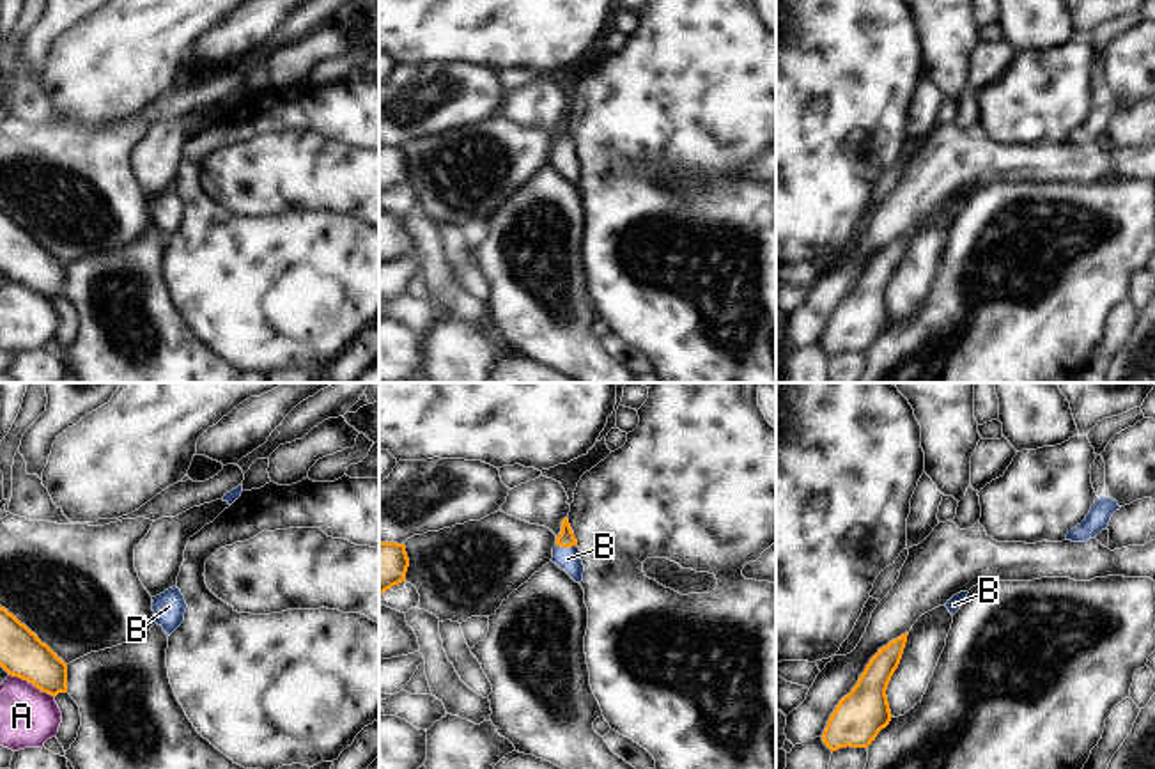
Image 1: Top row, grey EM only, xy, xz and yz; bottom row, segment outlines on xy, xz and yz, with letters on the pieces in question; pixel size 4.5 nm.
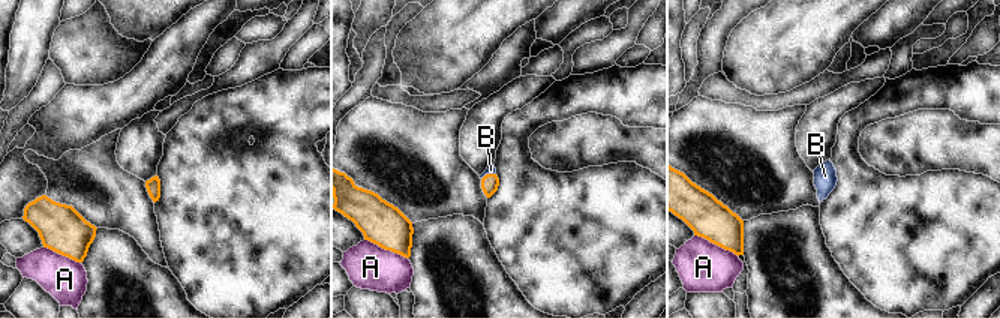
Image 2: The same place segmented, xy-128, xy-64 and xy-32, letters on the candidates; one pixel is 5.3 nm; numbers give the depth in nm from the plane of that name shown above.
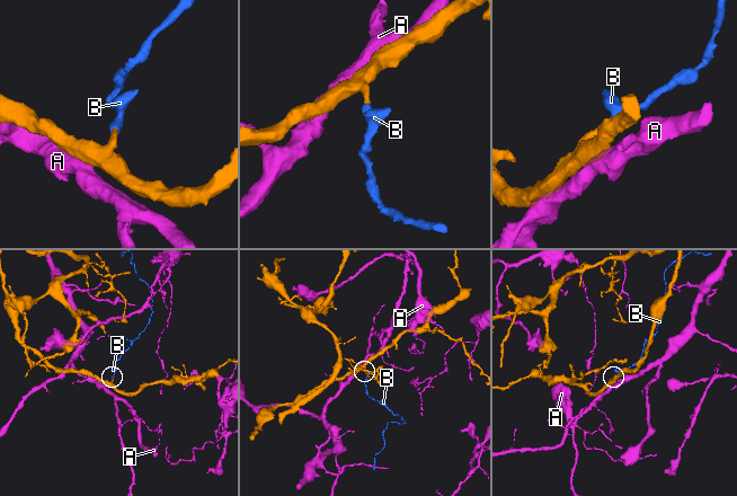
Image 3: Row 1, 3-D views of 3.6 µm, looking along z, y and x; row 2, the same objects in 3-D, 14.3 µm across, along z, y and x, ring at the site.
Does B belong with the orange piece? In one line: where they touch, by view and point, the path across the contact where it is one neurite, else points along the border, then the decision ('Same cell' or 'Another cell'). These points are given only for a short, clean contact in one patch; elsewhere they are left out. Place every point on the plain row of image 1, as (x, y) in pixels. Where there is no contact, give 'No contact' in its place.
Touches orange at xz (567, 149). Path across: xz (565, 142), (567, 149), (567, 162). Same cell

